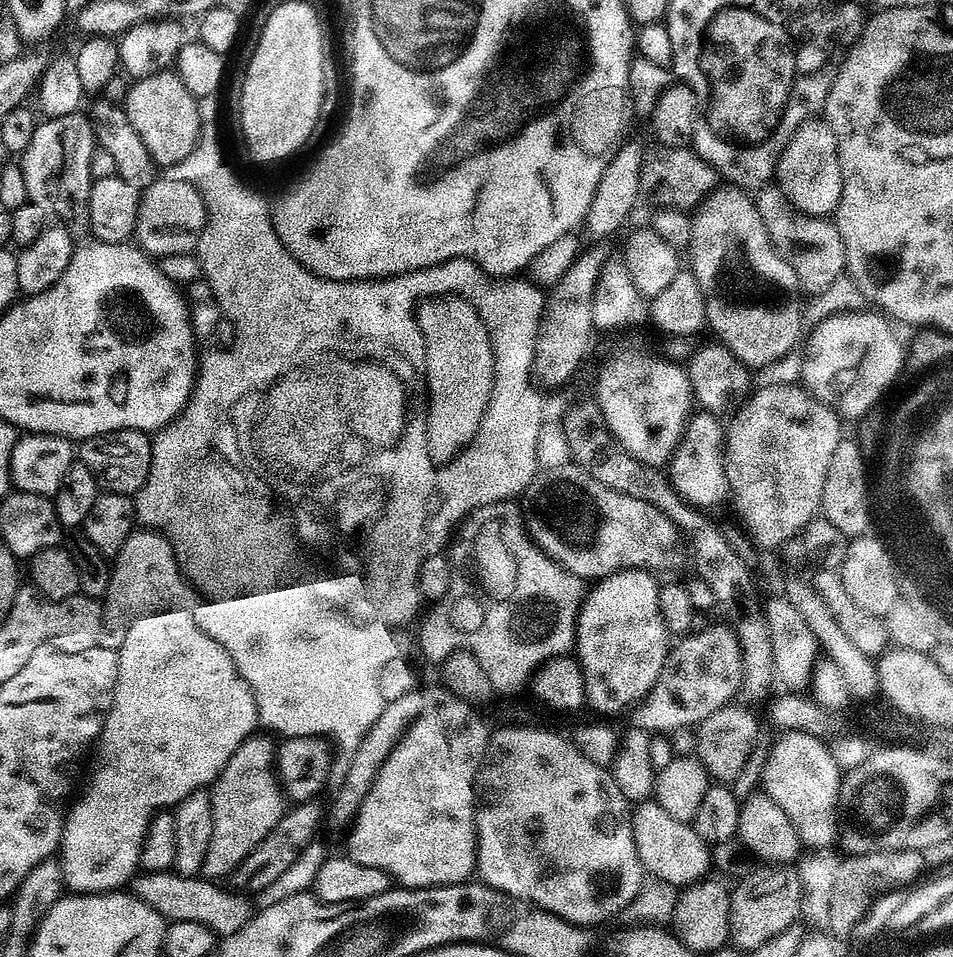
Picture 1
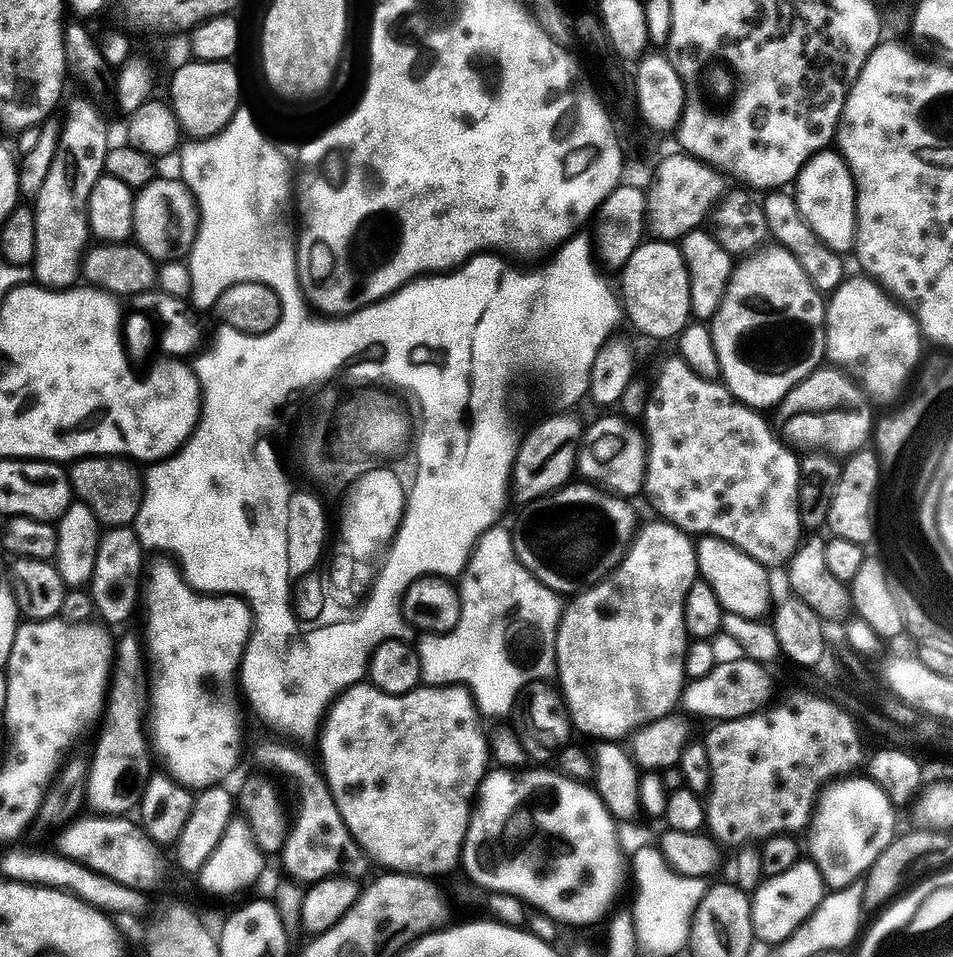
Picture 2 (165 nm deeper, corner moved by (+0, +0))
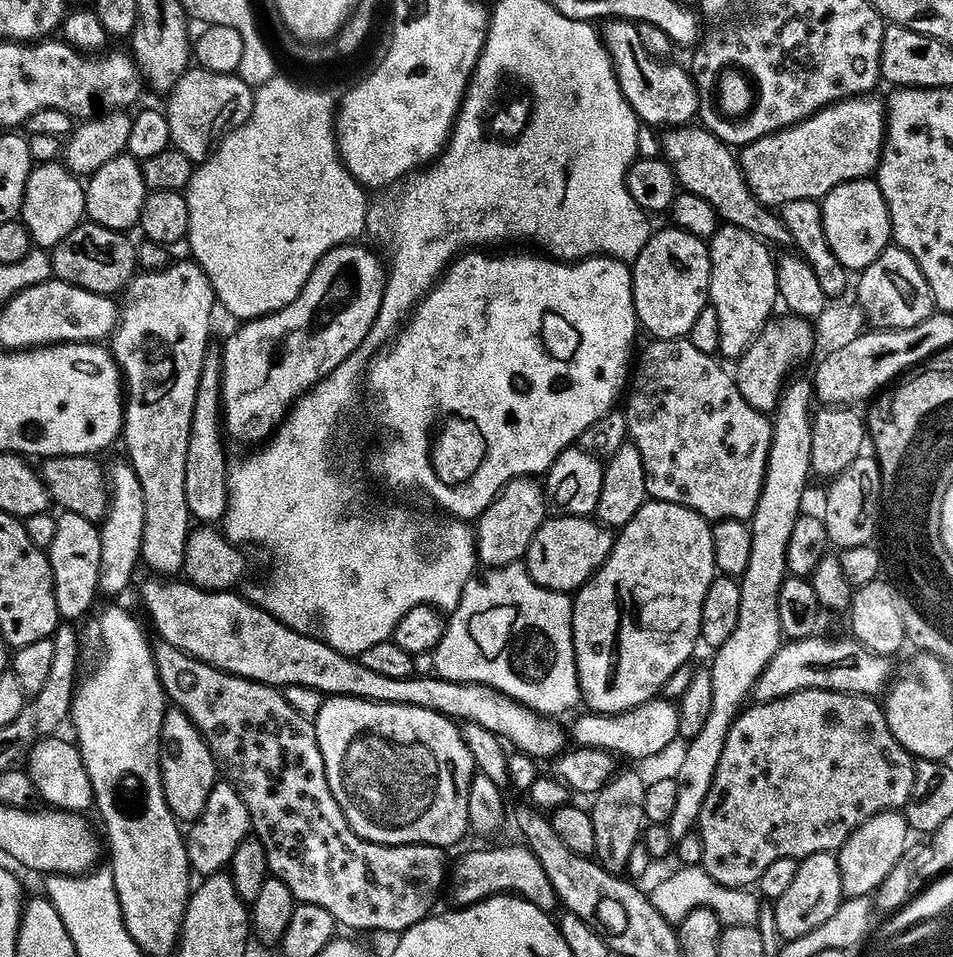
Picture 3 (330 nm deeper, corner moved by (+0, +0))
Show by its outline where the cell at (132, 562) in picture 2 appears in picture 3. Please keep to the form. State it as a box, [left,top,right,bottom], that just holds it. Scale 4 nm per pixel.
[154,642,450,934]

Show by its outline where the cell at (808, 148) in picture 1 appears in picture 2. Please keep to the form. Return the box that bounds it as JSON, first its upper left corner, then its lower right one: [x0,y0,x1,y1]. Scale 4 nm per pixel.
[794,150,856,254]

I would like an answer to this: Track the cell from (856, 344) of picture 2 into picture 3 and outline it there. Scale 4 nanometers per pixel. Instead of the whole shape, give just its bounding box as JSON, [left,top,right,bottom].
[854,246,936,330]

